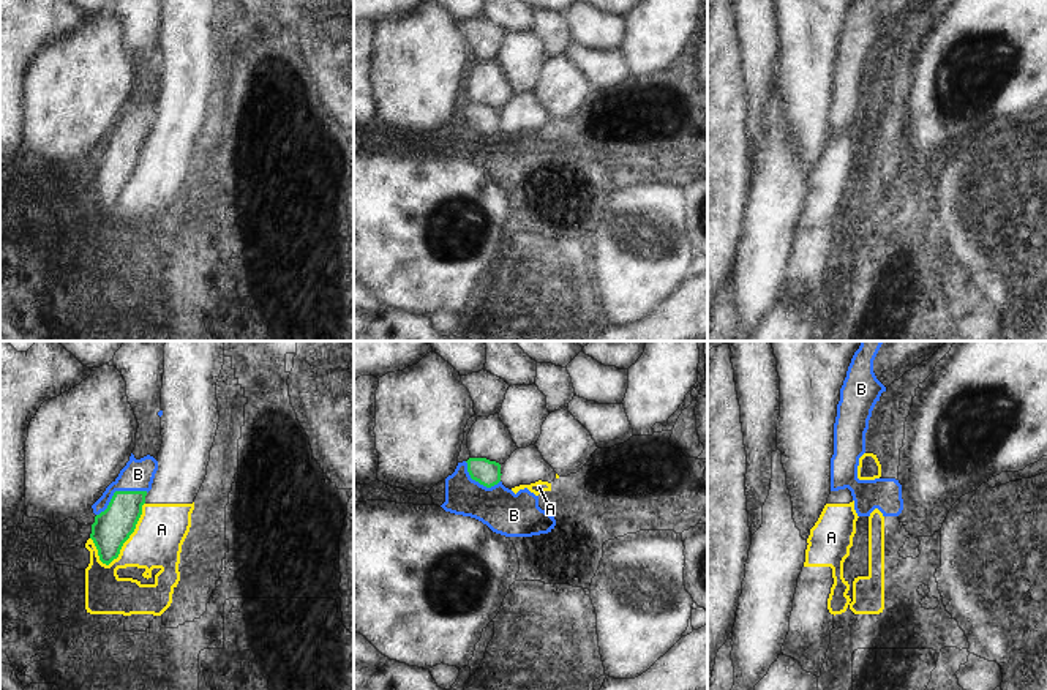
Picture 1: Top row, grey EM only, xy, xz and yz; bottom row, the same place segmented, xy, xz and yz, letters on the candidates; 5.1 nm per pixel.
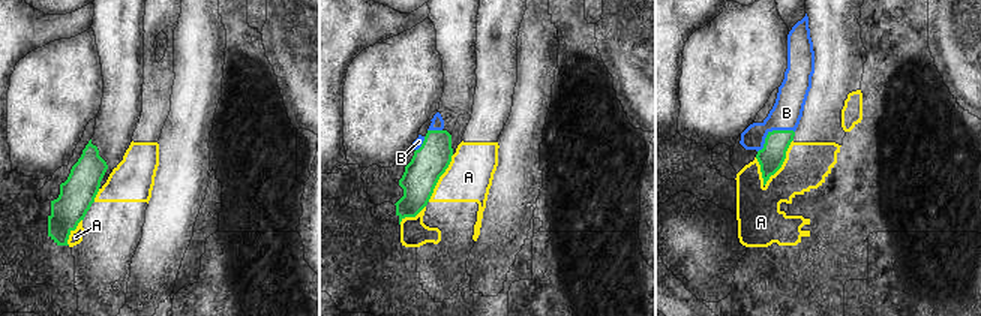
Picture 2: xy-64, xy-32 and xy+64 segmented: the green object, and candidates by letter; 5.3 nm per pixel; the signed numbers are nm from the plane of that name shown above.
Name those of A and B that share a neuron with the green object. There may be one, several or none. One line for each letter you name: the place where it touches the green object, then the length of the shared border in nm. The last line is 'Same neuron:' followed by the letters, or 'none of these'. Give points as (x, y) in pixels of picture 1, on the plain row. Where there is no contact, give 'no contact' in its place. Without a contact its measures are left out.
B: contact xy (119, 138); length 300 nm
Same neuron: B

